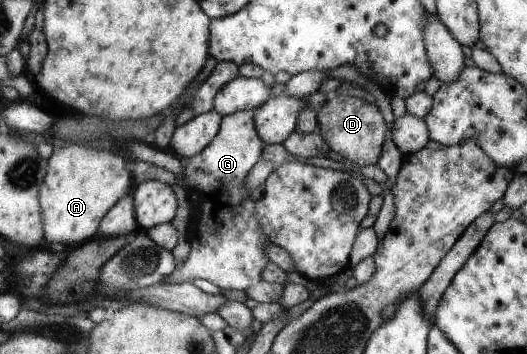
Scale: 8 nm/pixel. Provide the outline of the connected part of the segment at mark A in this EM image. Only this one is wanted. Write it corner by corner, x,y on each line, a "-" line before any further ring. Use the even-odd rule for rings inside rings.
73,143
54,148
49,159
48,175
41,187
44,231
48,242
60,242
73,249
90,242
99,233
104,214
130,192
130,173
118,153
108,153
108,147
85,147

